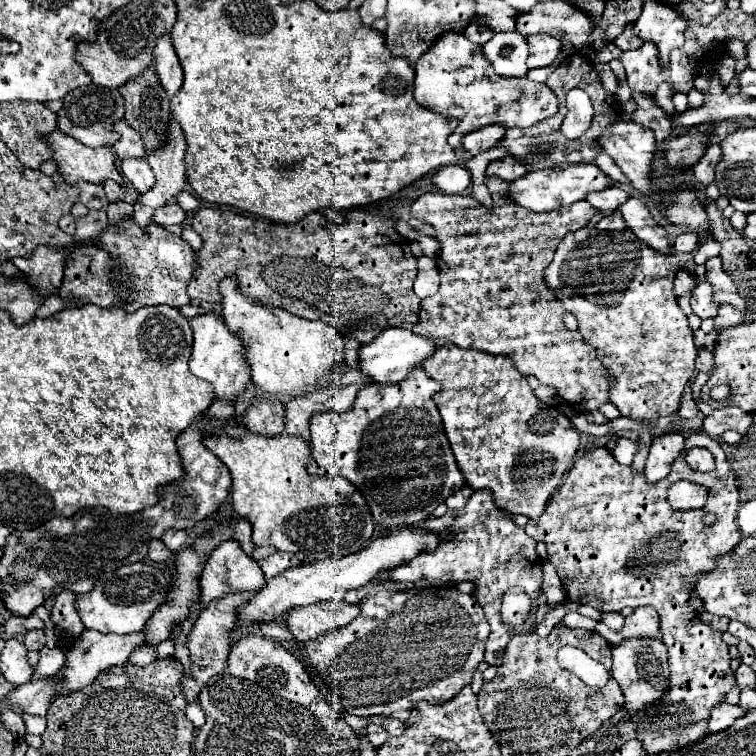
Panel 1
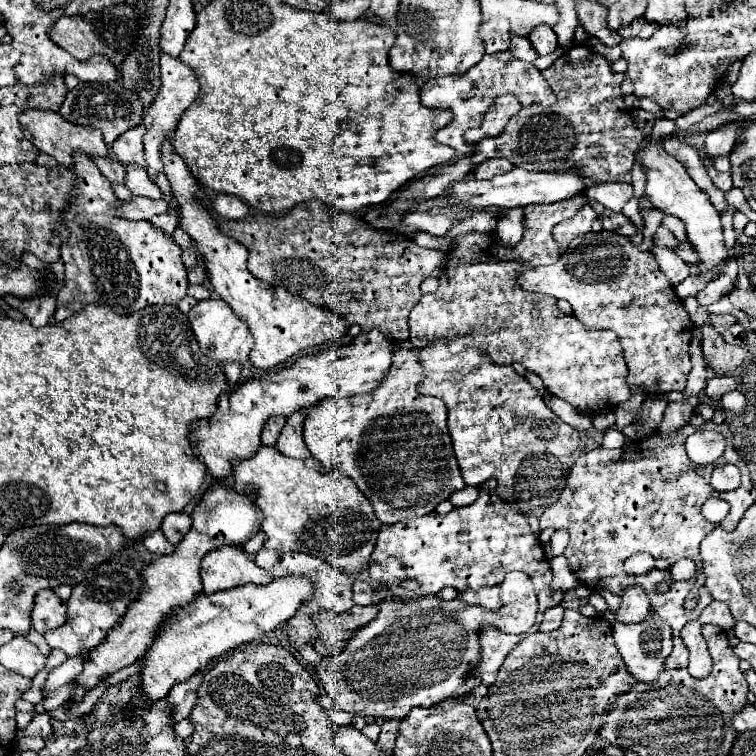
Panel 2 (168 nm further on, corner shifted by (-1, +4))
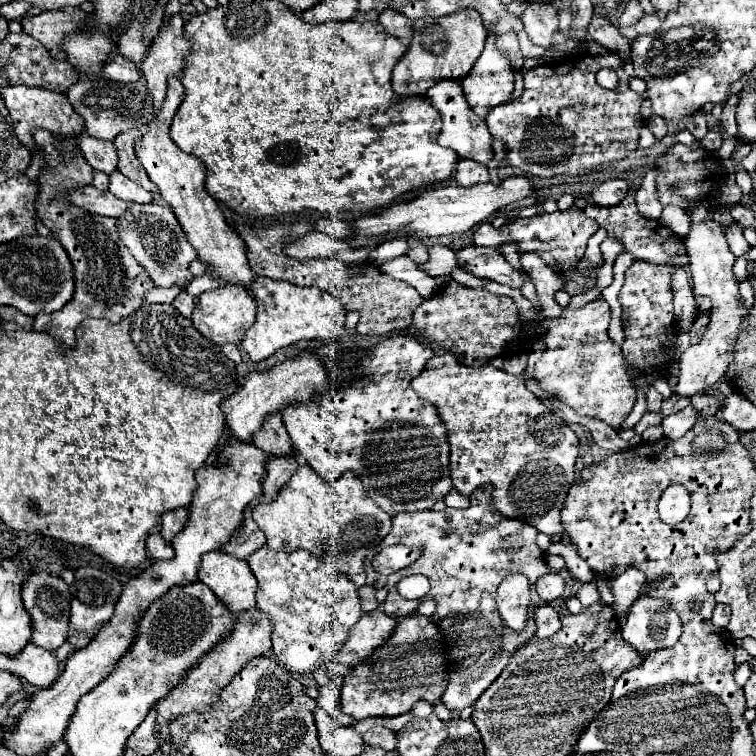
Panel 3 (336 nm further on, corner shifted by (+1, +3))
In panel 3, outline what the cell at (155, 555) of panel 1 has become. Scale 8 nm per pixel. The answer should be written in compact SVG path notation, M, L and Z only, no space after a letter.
M159 533L147 537L147 551L149 551L149 555L151 555L155 561L161 561L161 559L173 559L173 557L175 557L173 547L171 547L169 543L165 543L163 537L161 537Z

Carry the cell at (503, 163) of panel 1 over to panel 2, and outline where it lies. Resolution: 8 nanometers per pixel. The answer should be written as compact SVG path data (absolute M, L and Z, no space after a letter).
M489 158L487 162L475 166L475 178L487 180L487 178L493 178L495 174L505 174L511 168L513 164L507 162L507 158Z

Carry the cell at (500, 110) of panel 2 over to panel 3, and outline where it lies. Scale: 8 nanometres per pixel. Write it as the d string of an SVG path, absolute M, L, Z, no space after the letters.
M487 37L485 49L471 73L461 81L469 105L481 119L489 115L491 109L509 101L513 93L513 69L509 57L495 47L497 37Z

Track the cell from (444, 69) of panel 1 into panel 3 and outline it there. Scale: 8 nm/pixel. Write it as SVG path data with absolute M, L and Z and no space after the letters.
M447 79L447 81L439 81L435 83L429 91L427 97L431 99L431 103L441 111L441 119L443 119L443 129L439 133L439 143L443 147L449 147L453 151L457 151L459 157L463 159L473 159L479 163L489 163L493 159L493 149L491 149L491 135L485 127L485 121L481 121L481 117L477 117L473 113L473 109L469 107L463 87L459 81Z

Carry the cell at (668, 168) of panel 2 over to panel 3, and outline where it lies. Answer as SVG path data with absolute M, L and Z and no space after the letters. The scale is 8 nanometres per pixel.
M697 205L693 209L693 213L689 213L689 217L691 217L693 225L691 225L691 233L685 237L685 245L687 245L687 255L691 259L689 271L691 271L691 281L693 281L693 293L709 297L713 307L711 307L709 325L707 325L707 331L705 331L701 343L693 345L689 349L689 359L693 365L683 365L683 359L679 361L681 373L679 373L677 393L683 397L693 397L695 393L705 393L713 383L717 383L725 375L729 363L733 361L735 341L737 341L739 333L743 331L745 319L751 313L751 309L747 309L741 301L739 281L733 275L735 255L727 247L723 227L713 221L713 213L707 205Z

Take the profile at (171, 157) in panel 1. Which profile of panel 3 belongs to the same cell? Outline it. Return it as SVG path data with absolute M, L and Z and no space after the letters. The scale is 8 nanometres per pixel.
M181 13L173 15L167 25L161 25L159 35L153 39L147 57L141 63L141 73L145 77L147 89L153 95L155 113L161 109L161 103L167 93L167 79L181 75L185 67L185 53L189 51L189 41L183 39L183 17Z

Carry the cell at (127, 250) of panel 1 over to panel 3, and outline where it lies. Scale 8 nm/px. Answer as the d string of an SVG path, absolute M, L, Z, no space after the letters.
M35 129L33 139L37 145L37 151L43 153L45 169L39 173L39 195L35 199L35 211L37 217L53 231L53 235L63 243L65 251L71 257L71 263L75 267L75 295L73 299L61 309L51 315L41 313L35 317L33 329L35 331L51 331L51 321L55 321L55 339L63 343L65 347L73 347L75 343L75 329L77 325L87 317L107 319L111 323L121 323L129 313L133 313L137 307L141 307L141 297L145 291L153 289L153 283L149 281L147 273L141 265L131 257L127 247L121 243L117 233L117 219L111 217L99 217L91 215L85 209L73 207L67 201L69 191L75 187L89 185L93 179L93 169L85 161L85 157L77 155L69 163L59 163L59 151L53 145L53 135L45 129Z

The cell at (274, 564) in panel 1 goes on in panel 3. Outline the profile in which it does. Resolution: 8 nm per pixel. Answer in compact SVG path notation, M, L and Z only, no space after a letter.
M265 545L247 561L259 583L257 609L271 615L273 621L273 653L279 663L297 675L307 675L329 663L343 647L349 627L365 615L357 585L333 563L319 561L309 551L283 553Z

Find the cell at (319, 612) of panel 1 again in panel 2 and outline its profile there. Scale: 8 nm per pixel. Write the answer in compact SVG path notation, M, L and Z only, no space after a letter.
M353 606L347 614L331 614L329 610L319 610L311 614L311 622L315 624L317 638L323 642L315 642L315 650L321 656L337 654L343 650L343 644L349 640L351 632L371 622L377 614L377 606Z

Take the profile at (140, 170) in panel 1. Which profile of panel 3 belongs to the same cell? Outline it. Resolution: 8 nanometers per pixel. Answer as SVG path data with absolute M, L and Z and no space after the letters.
M113 171L111 181L109 181L109 191L123 201L133 201L133 203L151 203L153 195L149 191L145 191L143 187L139 187L137 183L129 181L123 173Z

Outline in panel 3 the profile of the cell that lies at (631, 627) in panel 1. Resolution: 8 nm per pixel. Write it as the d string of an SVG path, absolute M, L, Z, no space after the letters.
M627 567L627 571L615 577L611 583L613 583L613 595L615 595L615 603L611 607L619 615L629 611L633 601L639 597L639 589L645 583L645 573L639 571L637 567Z

